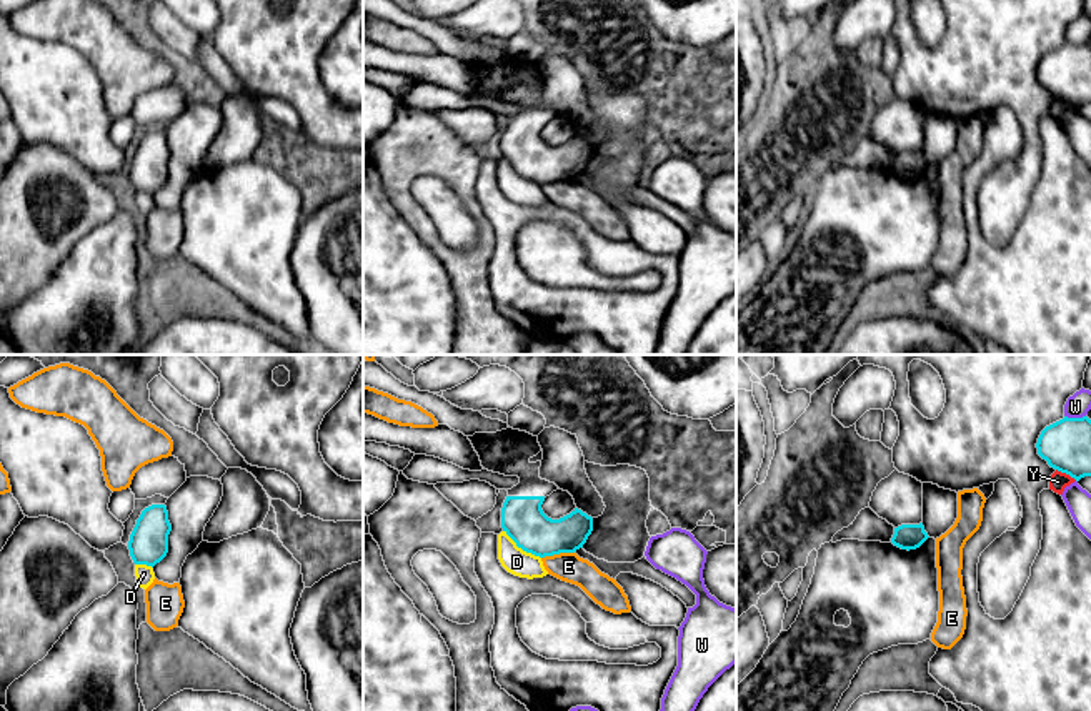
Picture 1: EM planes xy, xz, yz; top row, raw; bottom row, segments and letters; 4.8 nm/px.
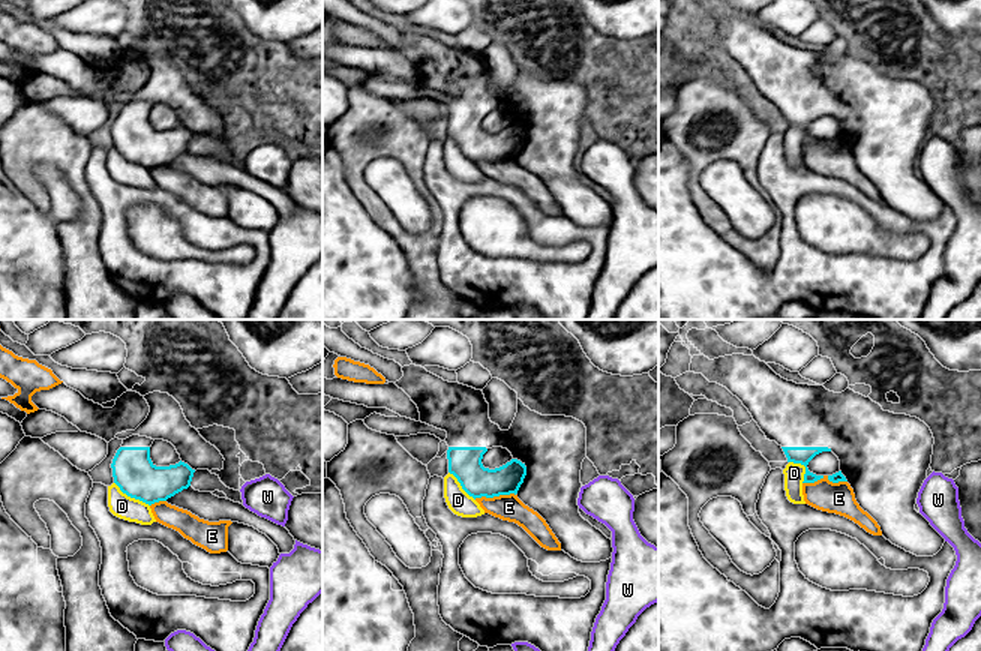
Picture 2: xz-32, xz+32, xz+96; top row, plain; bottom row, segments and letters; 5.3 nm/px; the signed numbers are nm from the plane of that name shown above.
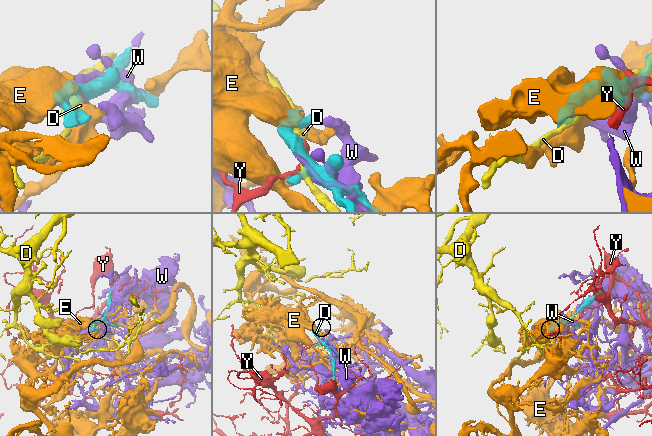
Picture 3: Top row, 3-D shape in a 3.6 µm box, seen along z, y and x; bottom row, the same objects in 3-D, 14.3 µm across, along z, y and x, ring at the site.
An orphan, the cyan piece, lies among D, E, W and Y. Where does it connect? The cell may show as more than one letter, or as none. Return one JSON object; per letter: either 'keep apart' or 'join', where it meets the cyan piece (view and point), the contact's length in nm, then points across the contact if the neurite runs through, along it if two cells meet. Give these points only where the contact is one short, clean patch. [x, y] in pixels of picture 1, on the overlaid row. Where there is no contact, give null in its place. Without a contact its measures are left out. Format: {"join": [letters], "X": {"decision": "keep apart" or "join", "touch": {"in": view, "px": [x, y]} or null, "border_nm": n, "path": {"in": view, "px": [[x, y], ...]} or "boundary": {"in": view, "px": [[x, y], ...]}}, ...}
{"join": [], "D": {"decision": "keep apart", "touch": {"in": "xz", "px": [522, 548]}, "border_nm": 240}, "E": {"decision": "keep apart", "touch": {"in": "xz", "px": [557, 553]}, "border_nm": 160}, "W": {"decision": "keep apart", "touch": {"in": "yz", "px": [1075, 418]}, "border_nm": 100}, "Y": {"decision": "keep apart", "touch": {"in": "yz", "px": [1066, 473]}, "border_nm": 120}}

